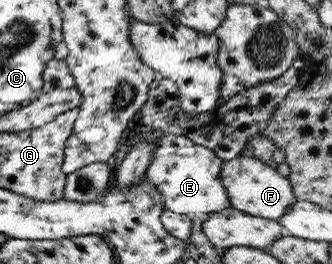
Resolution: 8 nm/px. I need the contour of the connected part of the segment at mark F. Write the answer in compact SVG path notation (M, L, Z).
M249 153L225 161L222 177L224 187L228 191L228 199L231 200L231 207L252 216L278 221L298 202L290 178L280 175L276 169Z

